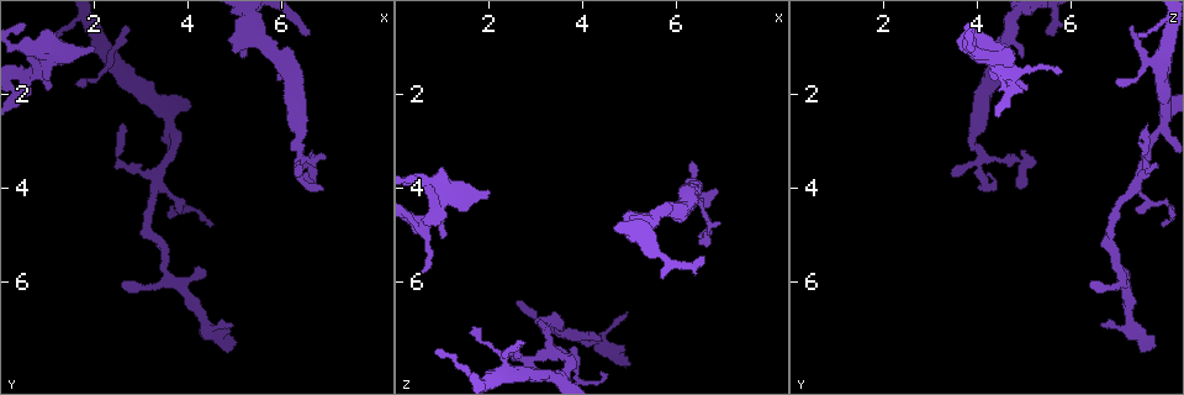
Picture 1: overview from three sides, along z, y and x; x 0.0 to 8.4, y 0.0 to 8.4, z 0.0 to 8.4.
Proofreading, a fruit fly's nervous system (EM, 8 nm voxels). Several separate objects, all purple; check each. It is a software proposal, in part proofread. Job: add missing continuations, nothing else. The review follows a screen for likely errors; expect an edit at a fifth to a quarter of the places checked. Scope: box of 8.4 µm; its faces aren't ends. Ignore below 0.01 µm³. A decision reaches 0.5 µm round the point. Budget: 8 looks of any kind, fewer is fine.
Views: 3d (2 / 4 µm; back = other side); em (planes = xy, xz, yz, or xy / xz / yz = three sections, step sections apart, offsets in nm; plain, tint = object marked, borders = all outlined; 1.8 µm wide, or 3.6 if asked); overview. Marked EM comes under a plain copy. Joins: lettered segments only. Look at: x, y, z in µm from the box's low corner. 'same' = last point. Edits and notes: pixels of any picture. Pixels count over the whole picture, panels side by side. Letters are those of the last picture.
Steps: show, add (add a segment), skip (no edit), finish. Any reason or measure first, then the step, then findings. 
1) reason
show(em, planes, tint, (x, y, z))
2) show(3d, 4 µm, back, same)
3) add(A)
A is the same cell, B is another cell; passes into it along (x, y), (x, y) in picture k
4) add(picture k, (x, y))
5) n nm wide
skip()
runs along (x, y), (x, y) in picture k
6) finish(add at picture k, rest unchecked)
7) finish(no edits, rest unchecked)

branch stops here
show(em, planes, borders, (6.55, 0.60, 5.55))

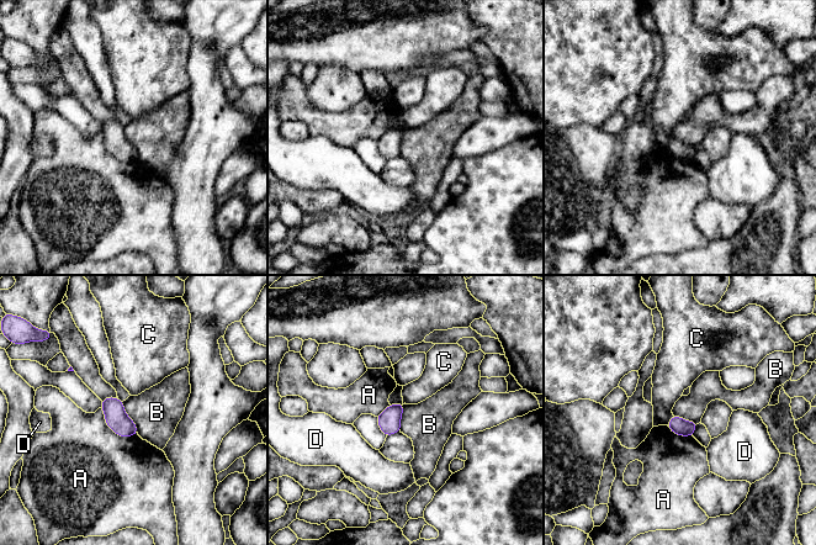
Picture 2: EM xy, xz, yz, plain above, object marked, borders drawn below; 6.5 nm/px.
skip()
A, B, C and D are other cells; border along (122, 401), (123, 409), (138, 433) in picture 2; no lettered segment goes on from it

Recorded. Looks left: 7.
free end
show(3d, 2 µm, (5.10, 1.10, 4.55))

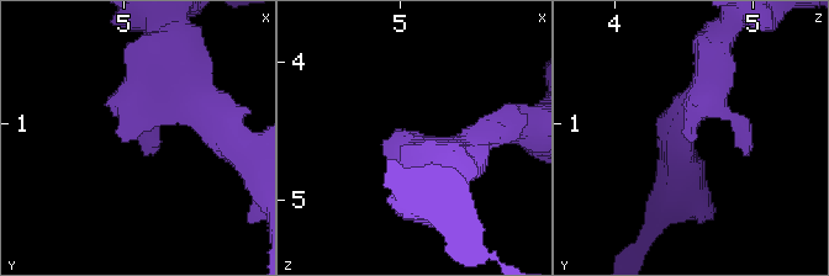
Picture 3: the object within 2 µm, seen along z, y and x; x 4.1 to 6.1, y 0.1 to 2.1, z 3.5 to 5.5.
now the EM
show(em, xz, step 16, borders, (5.06, 1.14, 4.52))

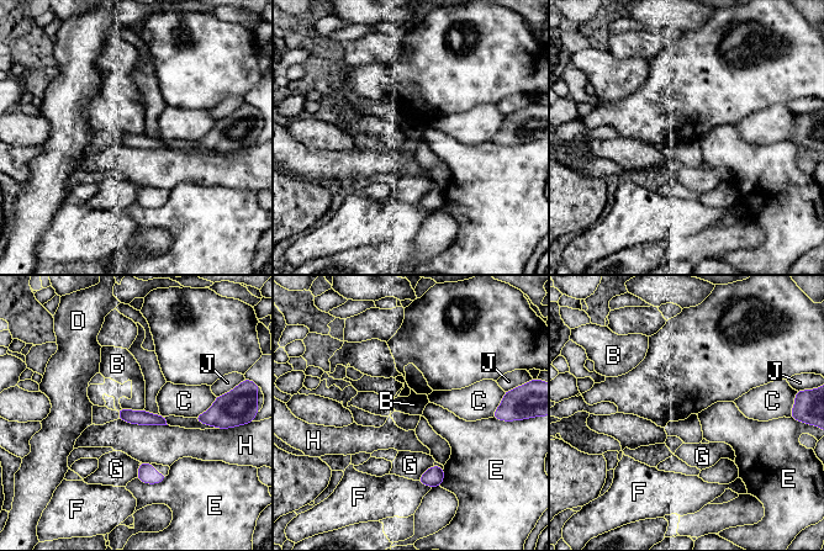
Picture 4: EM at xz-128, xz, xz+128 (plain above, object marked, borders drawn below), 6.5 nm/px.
skip()
B, C, D, E, F, G, H and J are other cells; runs along (121, 412), (131, 417), (162, 422) in picture 4; no lettered segment goes on from it

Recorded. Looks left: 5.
branch stops here
show(em, planes, borders, (2.10, 1.00, 4.15))

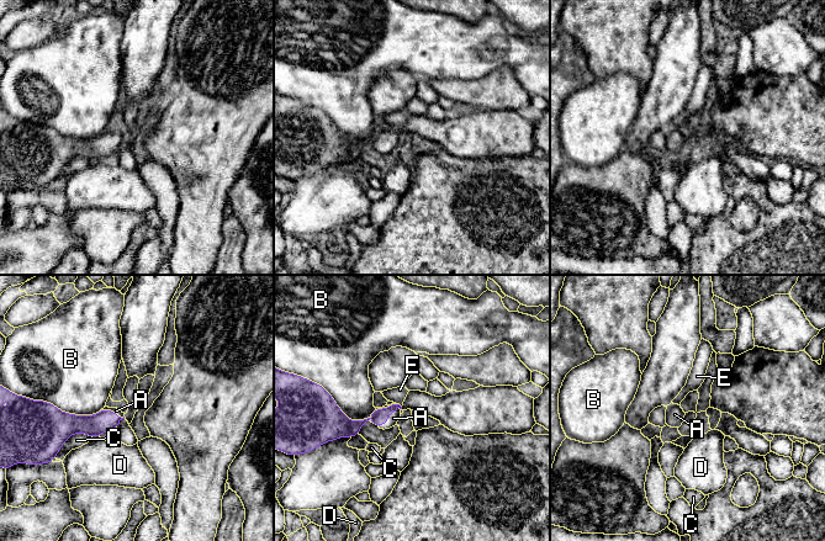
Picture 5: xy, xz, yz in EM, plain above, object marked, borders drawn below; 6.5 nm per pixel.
add(A)
A is the same cell, B, C, D and E are other cells; passes into it along (380, 417), (389, 414), (394, 418) in picture 5; it goes on there

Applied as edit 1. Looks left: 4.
finish(add at picture 5, rest unchecked)

